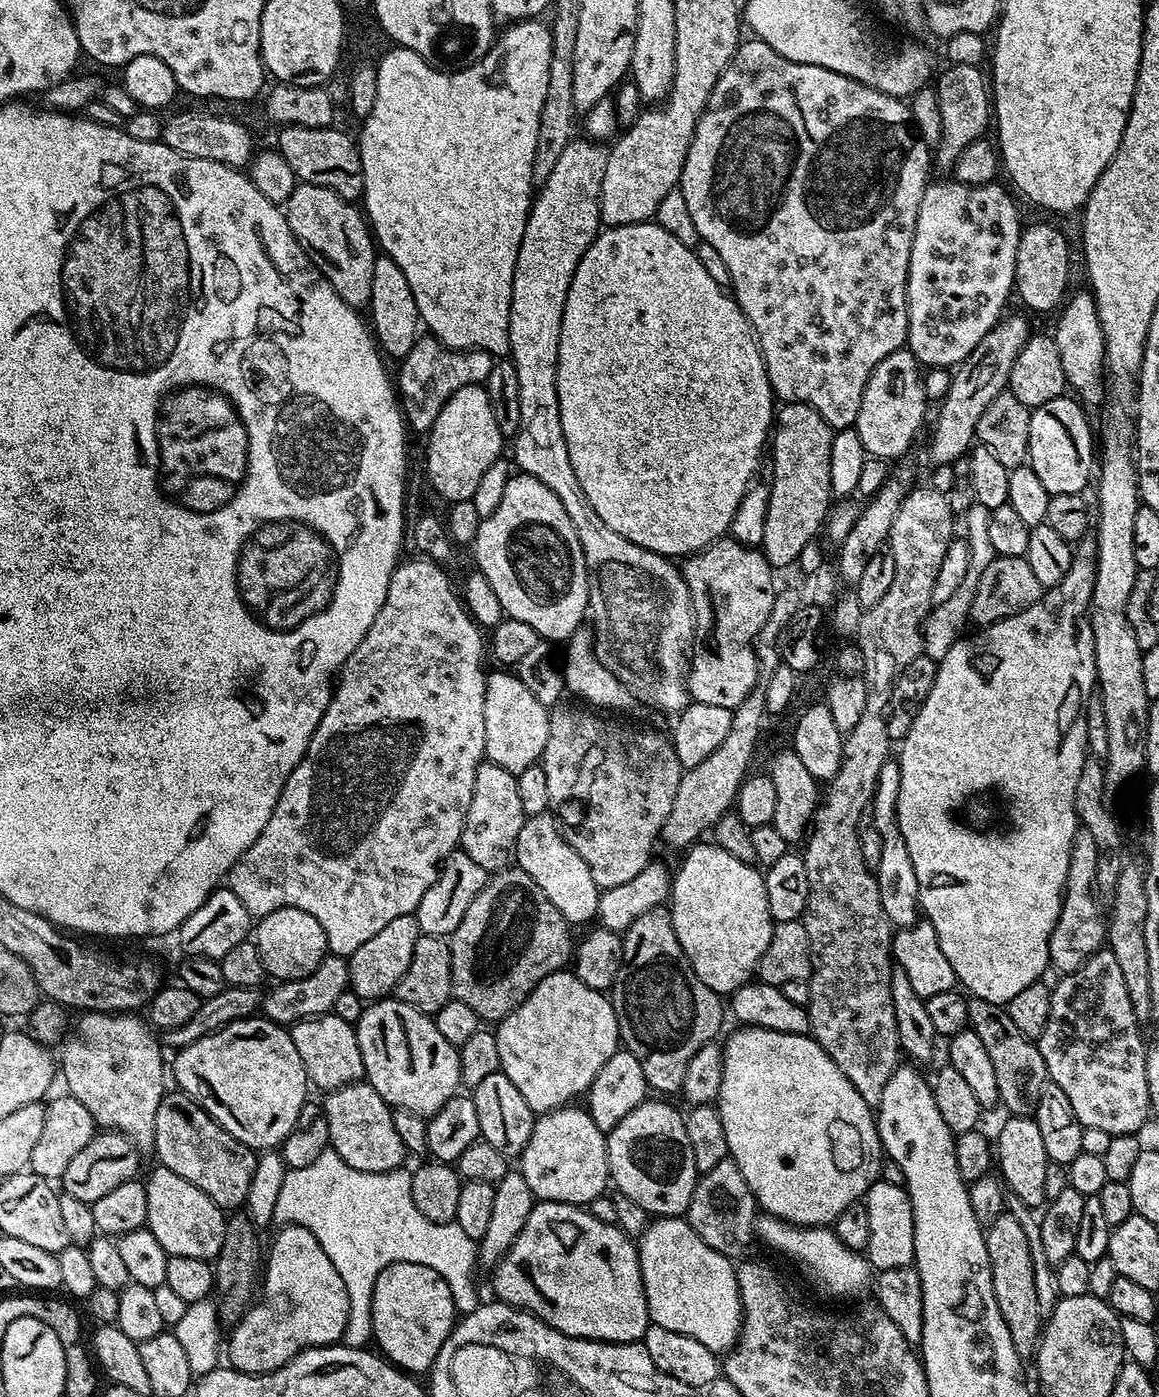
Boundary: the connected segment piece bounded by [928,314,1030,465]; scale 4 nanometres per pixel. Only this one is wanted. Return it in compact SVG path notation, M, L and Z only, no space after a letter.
M1005 315L951 373L952 384L944 399L939 401L940 413L936 416L936 425L932 428L932 441L928 444L928 456L932 459L933 465L955 465L956 461L973 447L978 418L982 418L986 406L990 406L990 402L994 402L994 398L998 398L998 394L1007 389L1010 370L1014 370L1014 358L1018 358L1022 346L1026 346L1028 341L1029 317L1024 316Z

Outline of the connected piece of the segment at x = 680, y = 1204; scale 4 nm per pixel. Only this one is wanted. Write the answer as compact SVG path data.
M667 1099L643 1100L634 1106L634 1110L630 1110L630 1114L626 1114L626 1118L622 1118L622 1122L618 1122L618 1126L614 1126L612 1132L607 1133L608 1175L615 1191L626 1194L626 1198L634 1198L634 1202L638 1202L638 1206L642 1206L642 1210L653 1217L683 1217L690 1206L698 1173L694 1166L694 1150L690 1150L690 1138L686 1138L684 1116L674 1105L664 1100Z

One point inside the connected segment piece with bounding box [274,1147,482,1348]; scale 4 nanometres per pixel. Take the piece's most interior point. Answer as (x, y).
(365, 1221)

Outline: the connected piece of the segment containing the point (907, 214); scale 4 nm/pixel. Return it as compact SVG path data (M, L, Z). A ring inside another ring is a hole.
M755 38L745 39L732 55L726 70L722 70L694 130L678 190L682 198L686 198L686 207L690 209L690 218L694 218L694 226L698 226L701 241L714 246L722 262L726 262L726 270L730 270L731 295L756 335L772 395L786 404L808 404L822 414L833 430L855 425L870 374L874 374L882 358L907 345L910 250L918 222L918 206L922 206L922 194L930 183L928 167L931 169L933 164L930 146L916 131L912 109L903 99L882 94L854 78L834 74L834 70L822 66L790 62L790 58L782 58L782 54L766 46L766 42Z

